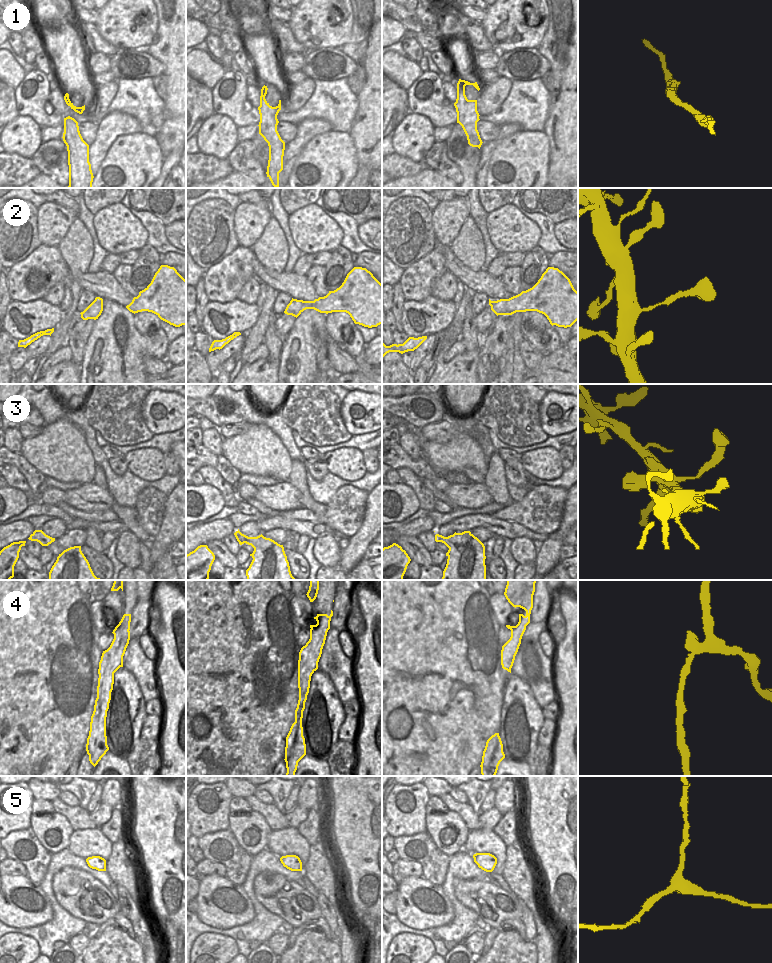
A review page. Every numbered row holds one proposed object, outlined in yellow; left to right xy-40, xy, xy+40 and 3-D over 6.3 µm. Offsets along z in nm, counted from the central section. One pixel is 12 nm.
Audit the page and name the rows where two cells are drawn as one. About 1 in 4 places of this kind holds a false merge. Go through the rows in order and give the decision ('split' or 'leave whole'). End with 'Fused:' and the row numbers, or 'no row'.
1: leave whole
2: leave whole
3: leave whole
4: split
5: leave whole
Fused: 4

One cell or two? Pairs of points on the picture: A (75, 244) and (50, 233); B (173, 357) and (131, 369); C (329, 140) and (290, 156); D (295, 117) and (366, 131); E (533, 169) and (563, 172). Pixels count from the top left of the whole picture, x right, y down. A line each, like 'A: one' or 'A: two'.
A: two
B: two
C: two
D: two
E: two

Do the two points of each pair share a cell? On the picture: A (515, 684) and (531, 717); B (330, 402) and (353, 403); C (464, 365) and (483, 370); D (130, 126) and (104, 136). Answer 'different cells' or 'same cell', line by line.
A: same cell
B: different cells
C: different cells
D: same cell

